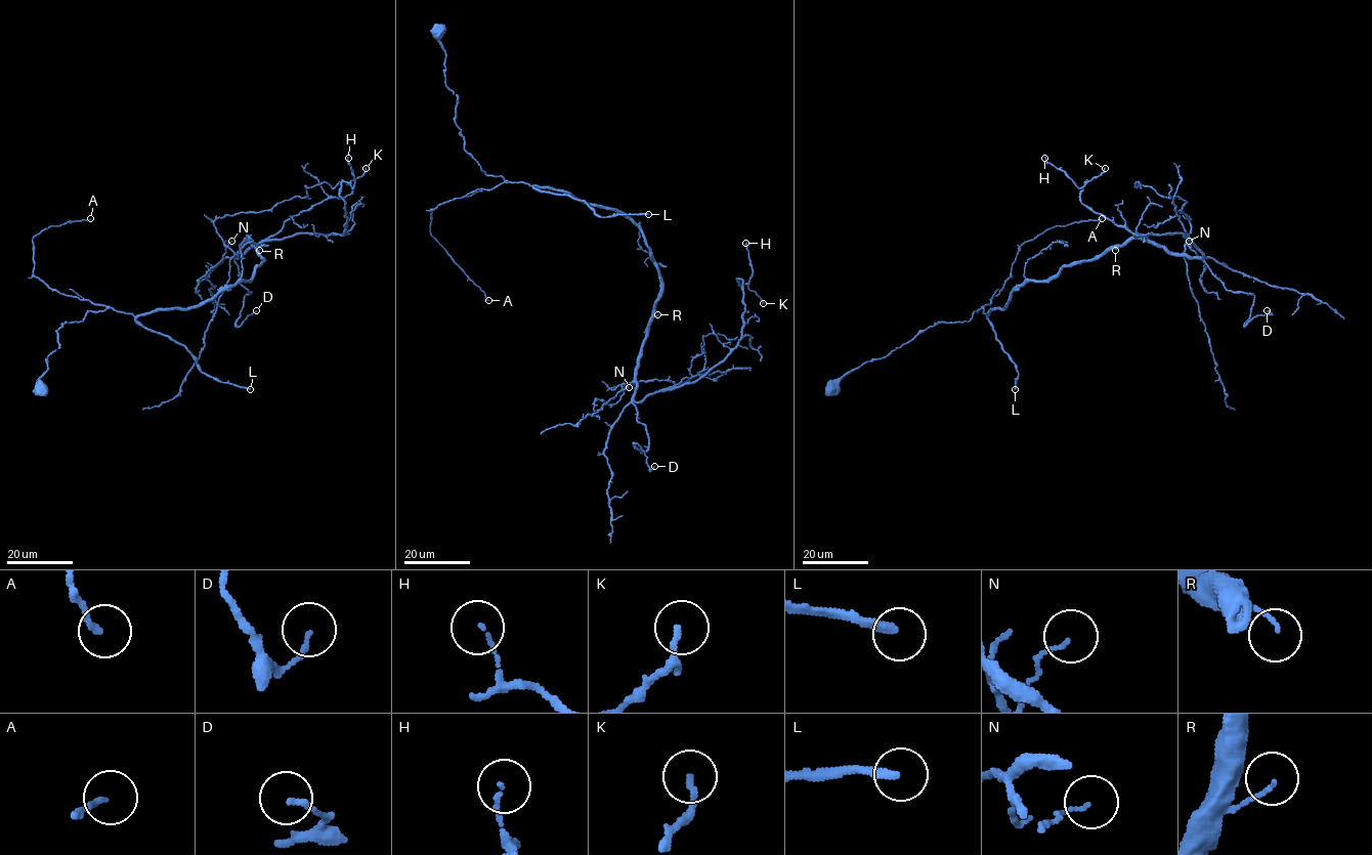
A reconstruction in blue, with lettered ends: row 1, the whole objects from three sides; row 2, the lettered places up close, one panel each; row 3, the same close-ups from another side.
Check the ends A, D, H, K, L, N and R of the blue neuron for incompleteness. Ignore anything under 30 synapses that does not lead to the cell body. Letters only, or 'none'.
L

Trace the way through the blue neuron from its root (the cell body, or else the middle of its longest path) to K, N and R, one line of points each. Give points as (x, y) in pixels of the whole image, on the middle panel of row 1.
K: (437, 30), (482, 171), (615, 208), (641, 231), (660, 294), (636, 401), (736, 346), (737, 279), (763, 303)
N: (437, 30), (455, 123), (482, 171), (615, 208), (641, 231), (660, 294), (635, 378), (622, 385), (629, 387)
R: (437, 30), (464, 148), (487, 175), (565, 190), (625, 213), (657, 268), (657, 314)

